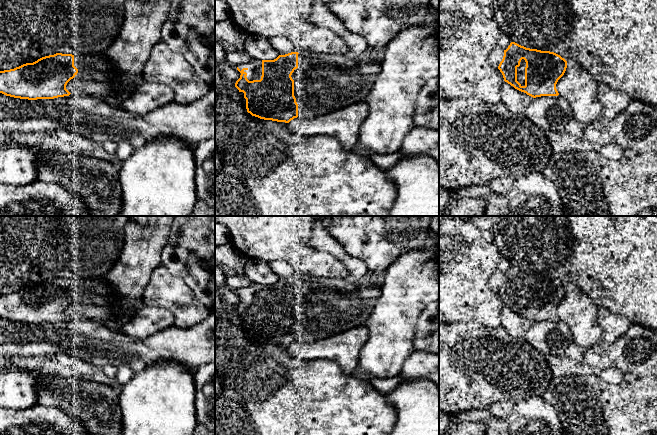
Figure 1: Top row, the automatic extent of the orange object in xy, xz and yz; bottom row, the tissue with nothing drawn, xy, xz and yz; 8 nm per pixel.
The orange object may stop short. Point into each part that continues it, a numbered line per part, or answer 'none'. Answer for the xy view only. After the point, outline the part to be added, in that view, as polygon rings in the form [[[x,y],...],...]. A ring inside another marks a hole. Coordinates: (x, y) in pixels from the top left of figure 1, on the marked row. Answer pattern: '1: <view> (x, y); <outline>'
1: xy (95, 68); [[[75,54],[74,66],[78,69],[75,78],[114,87],[114,92],[104,97],[108,102],[118,104],[134,90],[129,85],[121,83],[121,74],[104,54]]]

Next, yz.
1: yz (521, 69); [[[522,59],[520,66],[517,67],[517,81],[521,84],[521,86],[525,86],[525,67],[526,62]]]

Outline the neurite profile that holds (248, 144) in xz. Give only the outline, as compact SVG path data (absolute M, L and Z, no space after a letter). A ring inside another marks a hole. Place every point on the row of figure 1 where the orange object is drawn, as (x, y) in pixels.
M226 62L215 63L215 146L223 158L221 167L215 171L215 216L390 216L397 188L387 179L384 169L362 152L344 150L334 137L298 135L290 130L288 123L252 116L247 112L244 93L235 87L239 78L236 66Z

